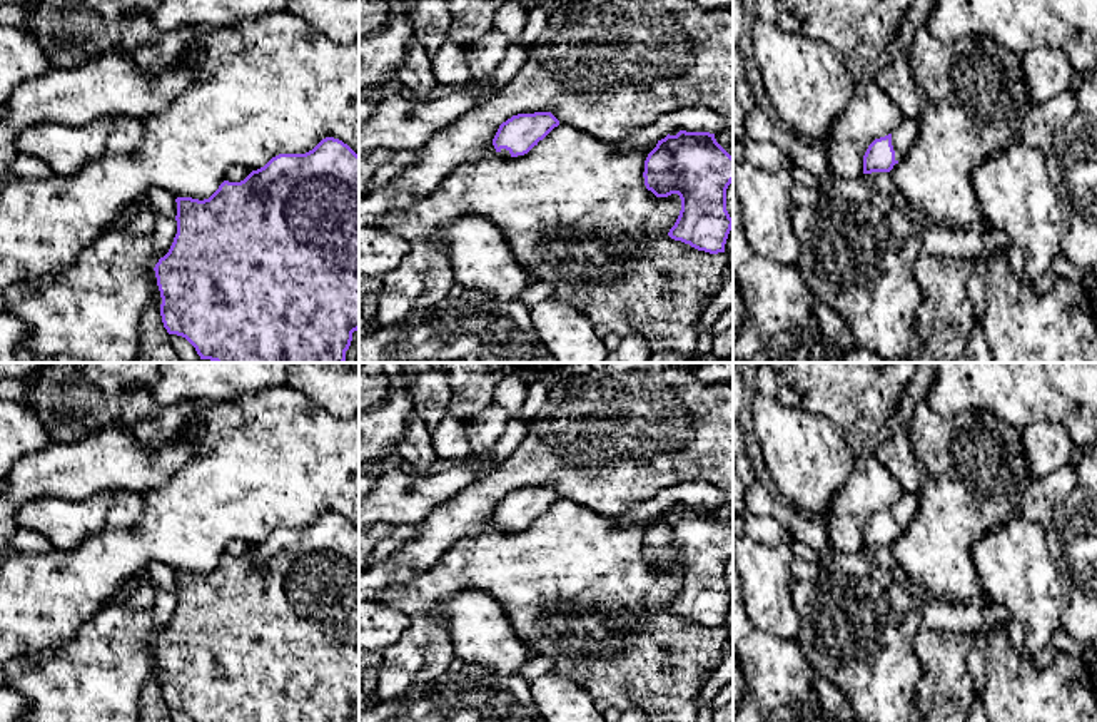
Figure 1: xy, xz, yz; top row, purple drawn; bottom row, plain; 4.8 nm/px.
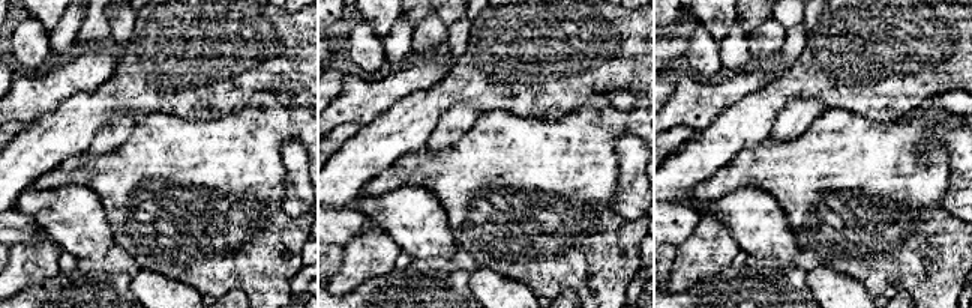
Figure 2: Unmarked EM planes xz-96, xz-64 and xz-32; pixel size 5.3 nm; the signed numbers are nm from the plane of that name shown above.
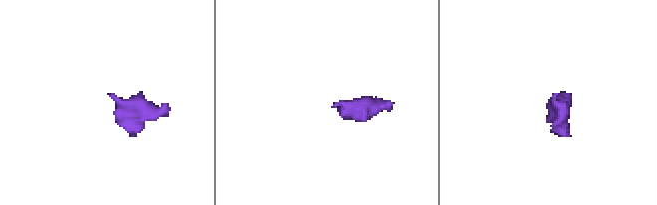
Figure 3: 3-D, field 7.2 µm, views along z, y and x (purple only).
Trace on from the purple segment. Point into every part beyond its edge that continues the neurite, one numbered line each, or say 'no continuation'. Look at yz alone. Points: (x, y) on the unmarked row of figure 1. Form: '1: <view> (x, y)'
1: yz (902, 512)

